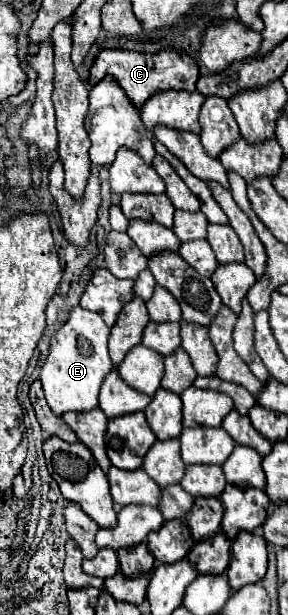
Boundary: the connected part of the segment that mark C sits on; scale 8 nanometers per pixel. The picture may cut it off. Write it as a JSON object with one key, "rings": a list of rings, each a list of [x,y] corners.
{"rings":[[[103,50],[95,64],[91,66],[89,84],[101,82],[105,76],[111,76],[127,94],[131,104],[141,110],[143,104],[157,92],[165,90],[187,90],[195,92],[195,82],[199,78],[199,68],[195,60],[191,60],[185,54],[179,54],[175,50],[163,50],[159,54],[139,54],[139,52],[127,52],[127,50]]]}

